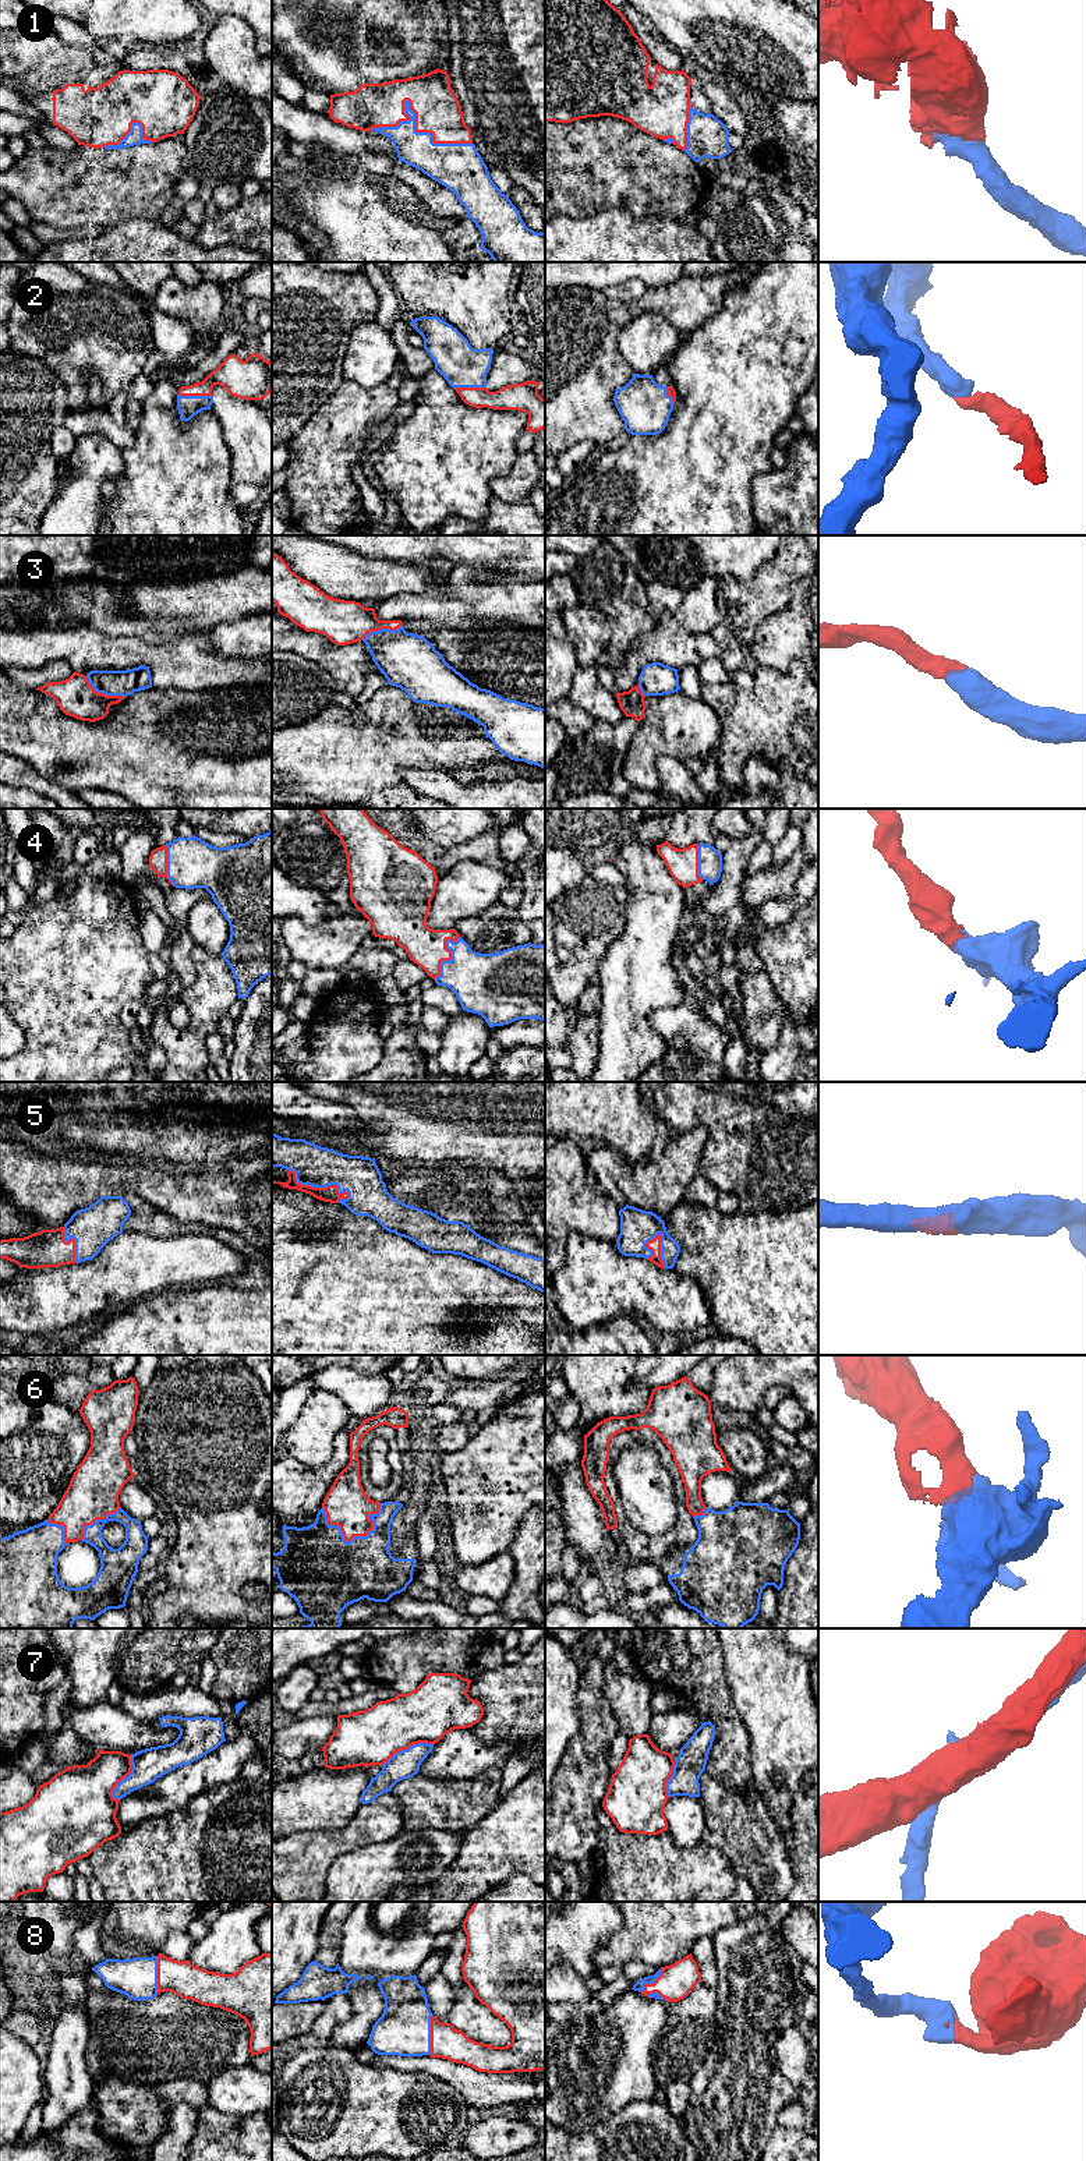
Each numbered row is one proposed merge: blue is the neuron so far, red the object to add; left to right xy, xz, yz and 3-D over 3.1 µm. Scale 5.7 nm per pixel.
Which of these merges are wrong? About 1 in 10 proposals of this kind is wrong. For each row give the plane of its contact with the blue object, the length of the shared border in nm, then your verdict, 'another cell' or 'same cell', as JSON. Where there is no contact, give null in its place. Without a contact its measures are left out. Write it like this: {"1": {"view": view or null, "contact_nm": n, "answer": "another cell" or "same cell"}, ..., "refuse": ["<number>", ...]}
{"1": {"view": "xz", "contact_nm": 600, "answer": "same cell"}, "2": {"view": "xy", "contact_nm": 200, "answer": "same cell"}, "3": {"view": "xy", "contact_nm": 260, "answer": "same cell"}, "4": {"view": "xz", "contact_nm": 300, "answer": "same cell"}, "5": {"view": "xz", "contact_nm": 400, "answer": "same cell"}, "6": {"view": "xz", "contact_nm": 340, "answer": "same cell"}, "7": {"view": "xz", "contact_nm": 320, "answer": "another cell"}, "8": {"view": "xz", "contact_nm": 240, "answer": "same cell"}, "refuse": ["7"]}

